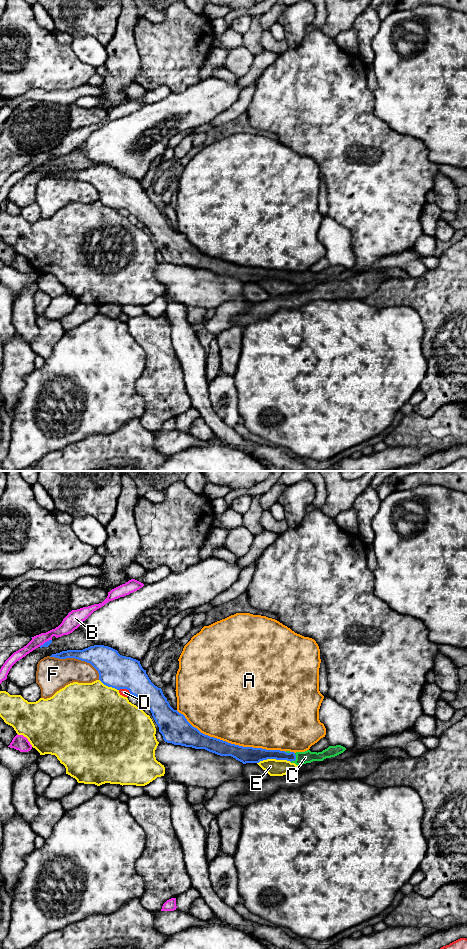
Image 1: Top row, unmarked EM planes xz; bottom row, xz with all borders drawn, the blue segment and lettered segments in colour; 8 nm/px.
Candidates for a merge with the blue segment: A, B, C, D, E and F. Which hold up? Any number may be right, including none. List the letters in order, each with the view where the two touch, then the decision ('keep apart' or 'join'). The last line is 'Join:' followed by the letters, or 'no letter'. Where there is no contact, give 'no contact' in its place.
A: meets blue in xz; keep apart
B: meets blue in xz; keep apart
C: meets blue in xz; join
D: meets blue in xz; keep apart
E: meets blue in xz; keep apart
F: meets blue in xz; keep apart
Join: C

